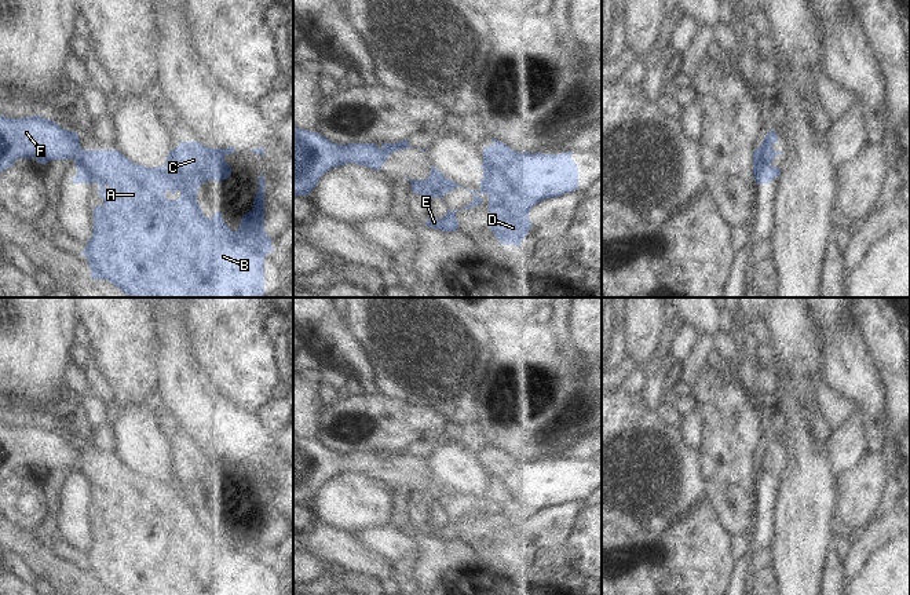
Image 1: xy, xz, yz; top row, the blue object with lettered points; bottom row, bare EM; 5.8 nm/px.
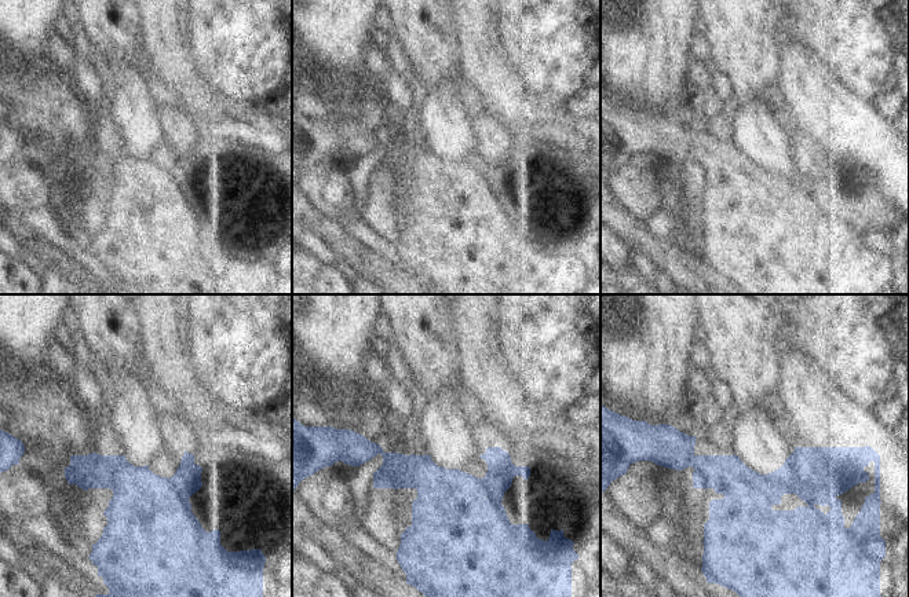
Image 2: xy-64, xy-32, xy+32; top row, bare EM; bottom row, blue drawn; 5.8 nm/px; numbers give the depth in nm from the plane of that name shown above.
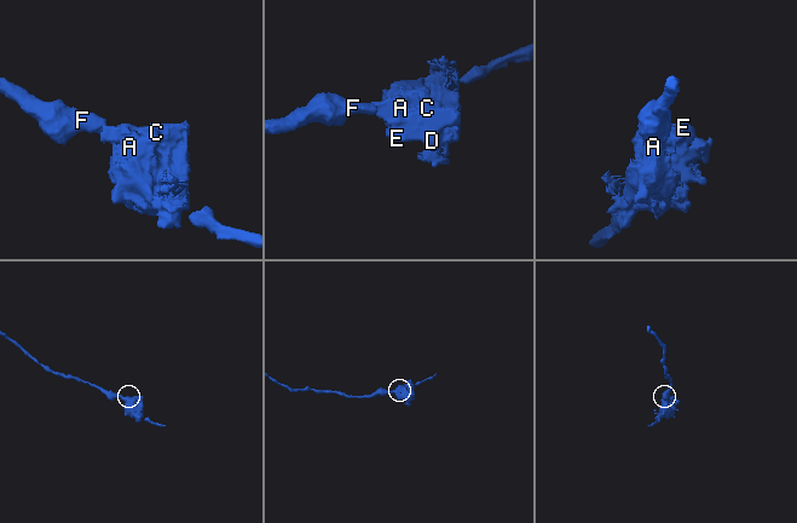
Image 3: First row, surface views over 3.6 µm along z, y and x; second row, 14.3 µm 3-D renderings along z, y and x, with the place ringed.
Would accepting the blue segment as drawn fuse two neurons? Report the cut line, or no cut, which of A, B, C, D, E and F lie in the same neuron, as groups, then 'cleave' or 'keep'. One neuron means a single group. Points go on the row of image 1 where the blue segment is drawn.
no cut | A B C D E F | keep

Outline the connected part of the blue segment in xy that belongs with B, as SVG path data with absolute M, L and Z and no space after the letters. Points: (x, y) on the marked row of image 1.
M39 114L23 118L8 118L0 116L0 172L10 167L18 158L36 158L40 164L45 164L52 160L70 160L73 158L77 167L77 175L72 179L73 183L98 183L99 197L105 201L102 205L94 208L94 230L92 237L88 238L88 244L83 251L83 255L88 260L91 269L91 277L94 280L107 280L114 286L120 288L127 298L264 298L264 258L273 252L271 238L264 231L264 176L259 176L259 191L253 201L253 209L242 216L240 227L233 231L224 222L222 212L216 212L208 219L197 201L198 187L207 180L224 180L231 175L231 167L226 163L224 156L234 153L234 147L229 146L224 149L211 149L202 146L201 142L179 142L175 150L169 150L167 163L164 167L149 168L140 164L134 164L129 158L121 154L120 150L84 150L80 147L80 138L77 132L63 129L52 120L40 117Z

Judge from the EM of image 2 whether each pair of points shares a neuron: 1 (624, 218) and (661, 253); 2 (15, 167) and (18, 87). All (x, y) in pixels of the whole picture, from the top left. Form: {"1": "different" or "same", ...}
{"1": "same", "2": "different"}

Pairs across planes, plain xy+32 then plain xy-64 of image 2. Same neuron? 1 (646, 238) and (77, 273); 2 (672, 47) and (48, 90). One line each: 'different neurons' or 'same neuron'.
1: same neuron
2: different neurons

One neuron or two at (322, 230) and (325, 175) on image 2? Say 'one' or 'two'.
two

